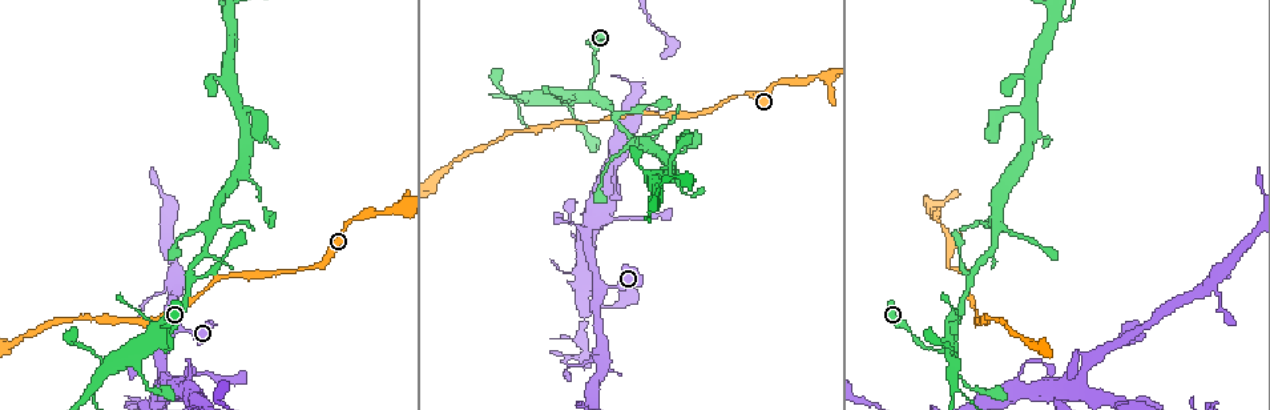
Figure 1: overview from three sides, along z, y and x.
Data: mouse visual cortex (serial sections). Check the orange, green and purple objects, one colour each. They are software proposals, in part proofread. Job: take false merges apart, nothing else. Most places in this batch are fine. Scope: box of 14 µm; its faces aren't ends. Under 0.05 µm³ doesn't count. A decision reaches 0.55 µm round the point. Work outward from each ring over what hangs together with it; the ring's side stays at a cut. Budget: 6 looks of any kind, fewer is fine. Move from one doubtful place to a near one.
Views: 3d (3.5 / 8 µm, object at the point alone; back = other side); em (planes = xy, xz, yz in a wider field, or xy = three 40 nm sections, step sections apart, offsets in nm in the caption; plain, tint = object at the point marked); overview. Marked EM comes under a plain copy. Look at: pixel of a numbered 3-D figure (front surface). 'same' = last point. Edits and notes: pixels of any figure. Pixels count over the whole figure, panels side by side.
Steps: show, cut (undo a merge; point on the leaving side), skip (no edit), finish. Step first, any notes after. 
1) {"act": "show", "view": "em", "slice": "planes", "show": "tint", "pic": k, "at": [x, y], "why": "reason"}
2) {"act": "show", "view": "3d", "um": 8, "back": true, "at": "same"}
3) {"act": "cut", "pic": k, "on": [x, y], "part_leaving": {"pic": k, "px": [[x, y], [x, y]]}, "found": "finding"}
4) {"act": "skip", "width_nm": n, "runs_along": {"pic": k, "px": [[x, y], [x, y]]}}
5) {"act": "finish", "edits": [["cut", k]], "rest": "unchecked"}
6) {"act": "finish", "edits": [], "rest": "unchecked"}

{"act": "show", "view": "3d", "um": 3.5, "pic": 1, "at": [930, 208], "why": "abrupt turn"}

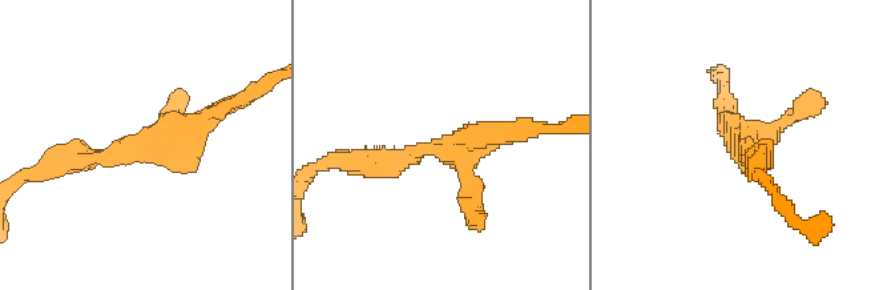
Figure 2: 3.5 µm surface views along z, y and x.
{"act": "show", "view": "em", "slice": "xy", "step": 2, "show": "tint", "pic": 2, "at": [156, 143], "why": "need the tissue"}

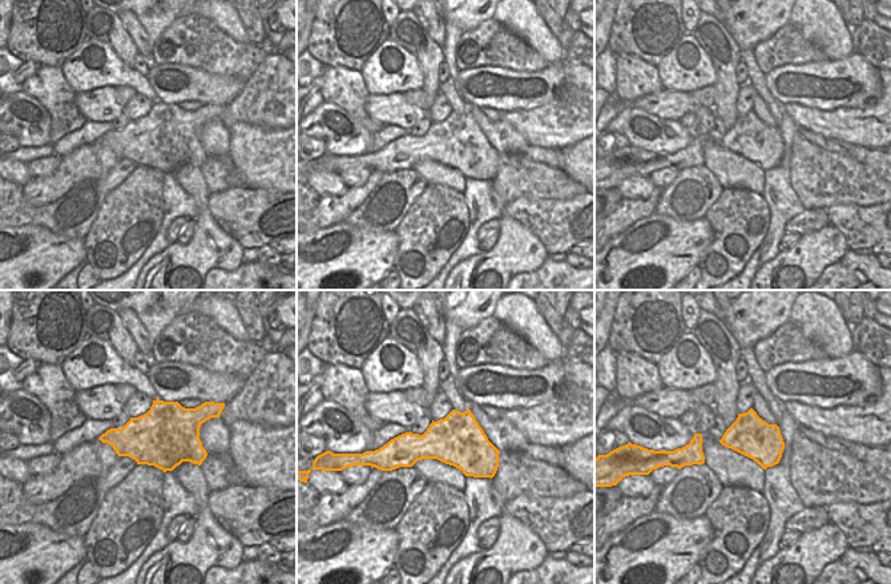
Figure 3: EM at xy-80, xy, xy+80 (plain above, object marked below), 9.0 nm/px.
{"act": "show", "view": "em", "slice": "xy", "step": 3, "show": "tint", "at": "same"}

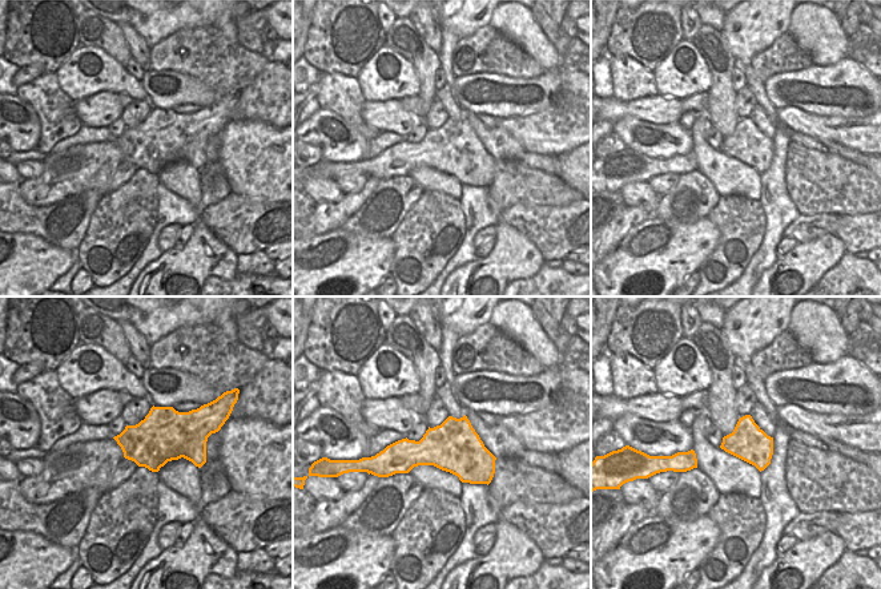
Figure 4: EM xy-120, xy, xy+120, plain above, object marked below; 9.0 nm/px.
{"act": "skip", "runs_along": {"pic": 2, "px": [[69, 157], [166, 141], [180, 100]]}, "found": "one cell here"}

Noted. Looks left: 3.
{"act": "show", "view": "3d", "um": 3.5, "pic": 1, "at": [635, 139], "why": "two arms in line, one across"}

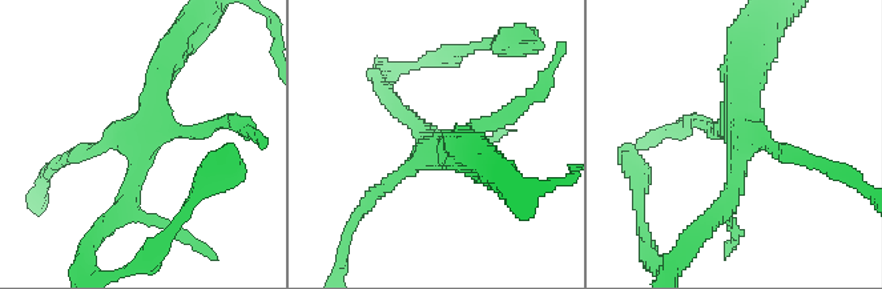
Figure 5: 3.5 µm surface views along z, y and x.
{"act": "show", "view": "em", "slice": "xy", "step": 1, "show": "tint", "pic": 5, "at": [738, 146]}

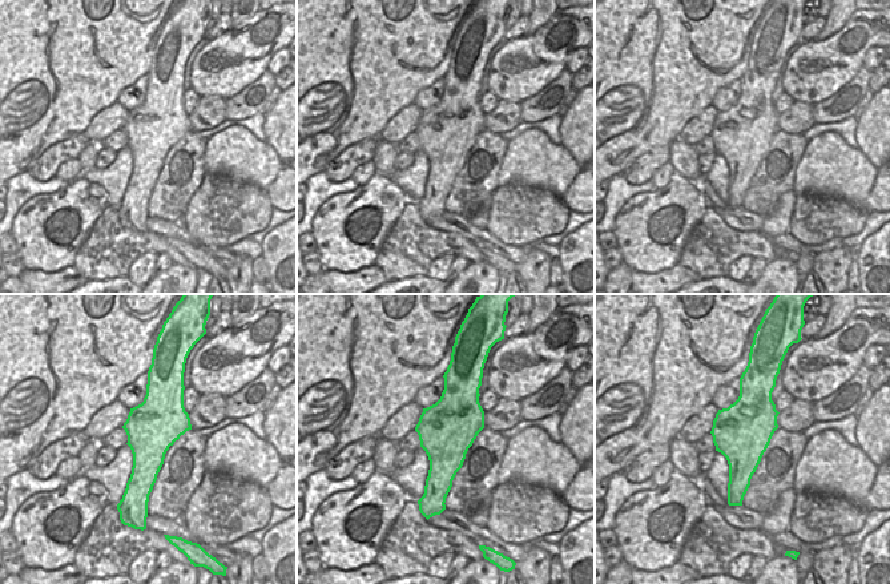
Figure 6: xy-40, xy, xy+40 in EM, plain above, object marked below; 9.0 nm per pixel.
{"act": "skip", "runs_along": {"pic": 5, "px": [[111, 223], [140, 169], [168, 59]]}, "found": "one cell here"}

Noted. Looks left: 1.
{"act": "finish", "edits": [], "rest": "unchecked"}

